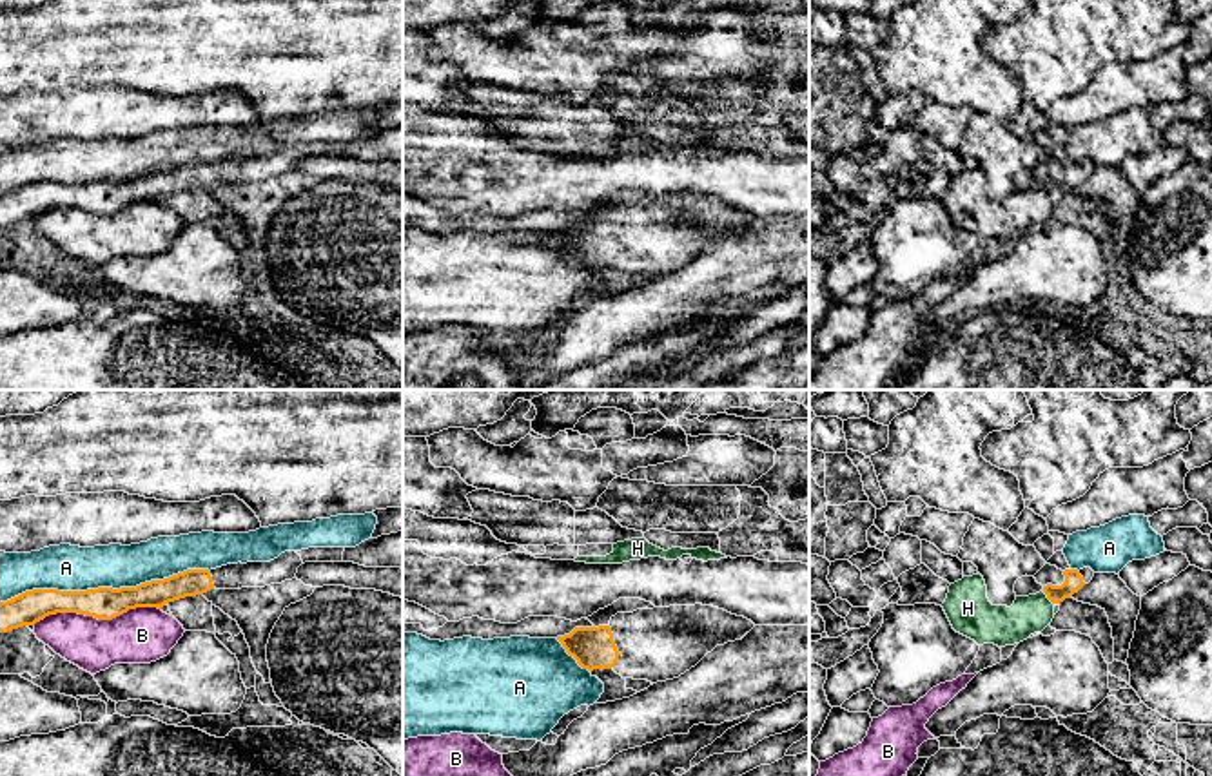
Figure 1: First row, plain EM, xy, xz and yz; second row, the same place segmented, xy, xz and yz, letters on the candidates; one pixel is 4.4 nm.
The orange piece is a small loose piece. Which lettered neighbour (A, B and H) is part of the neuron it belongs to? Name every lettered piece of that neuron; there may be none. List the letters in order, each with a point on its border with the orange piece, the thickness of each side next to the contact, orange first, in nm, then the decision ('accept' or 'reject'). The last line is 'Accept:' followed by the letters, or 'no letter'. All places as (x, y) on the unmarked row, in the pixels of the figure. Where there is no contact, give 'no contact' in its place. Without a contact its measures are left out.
A: meets orange in xy at (104, 182); 140 nm thick on the orange side, 200 nm on the other; reject
B: meets orange in xy at (97, 211); 140 nm thick on the orange side, 240 nm on the other; reject
H: meets orange in yz at (1049, 193); 80 nm thick on the orange side, 180 nm on the other; reject
Accept: no letter

